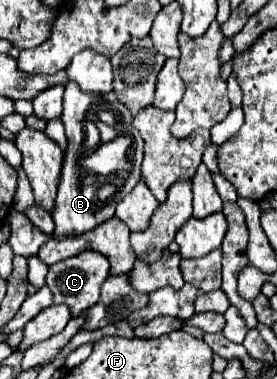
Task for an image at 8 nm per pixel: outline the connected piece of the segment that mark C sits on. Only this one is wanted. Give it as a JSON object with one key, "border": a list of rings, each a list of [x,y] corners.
{"border":[[[95,250],[81,252],[77,256],[71,256],[63,262],[57,262],[49,268],[47,274],[47,286],[53,292],[55,304],[67,304],[73,316],[79,316],[89,306],[93,306],[99,300],[99,288],[109,276],[109,262],[103,254],[97,254]]]}

